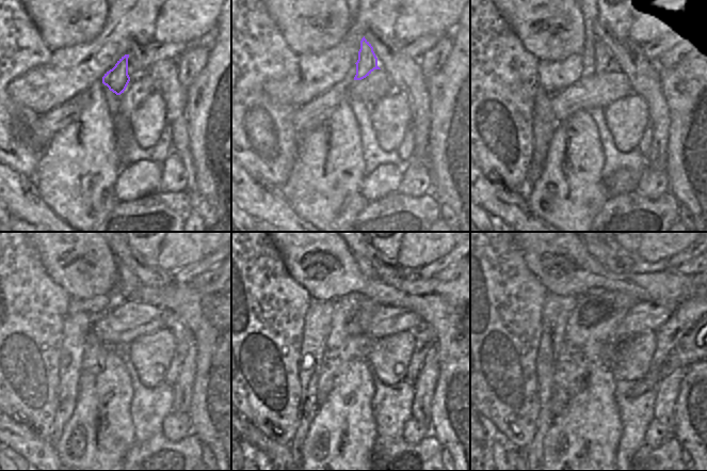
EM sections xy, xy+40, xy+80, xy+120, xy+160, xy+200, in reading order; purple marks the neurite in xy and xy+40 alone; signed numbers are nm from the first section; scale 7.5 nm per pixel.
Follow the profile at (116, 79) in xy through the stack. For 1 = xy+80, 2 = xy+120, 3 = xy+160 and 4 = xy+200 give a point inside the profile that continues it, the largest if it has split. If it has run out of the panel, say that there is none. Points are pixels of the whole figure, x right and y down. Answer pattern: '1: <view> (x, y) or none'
1: xy+80 (604, 62)
2: xy+120 (127, 282)
3: xy+160 (366, 268)
4: xy+200 (598, 253)

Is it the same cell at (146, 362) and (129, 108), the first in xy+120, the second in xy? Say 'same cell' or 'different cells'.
different cells

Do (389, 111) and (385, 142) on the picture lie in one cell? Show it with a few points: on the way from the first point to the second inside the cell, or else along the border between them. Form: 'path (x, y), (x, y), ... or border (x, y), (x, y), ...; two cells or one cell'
path (389, 119), (388, 135); one cell

